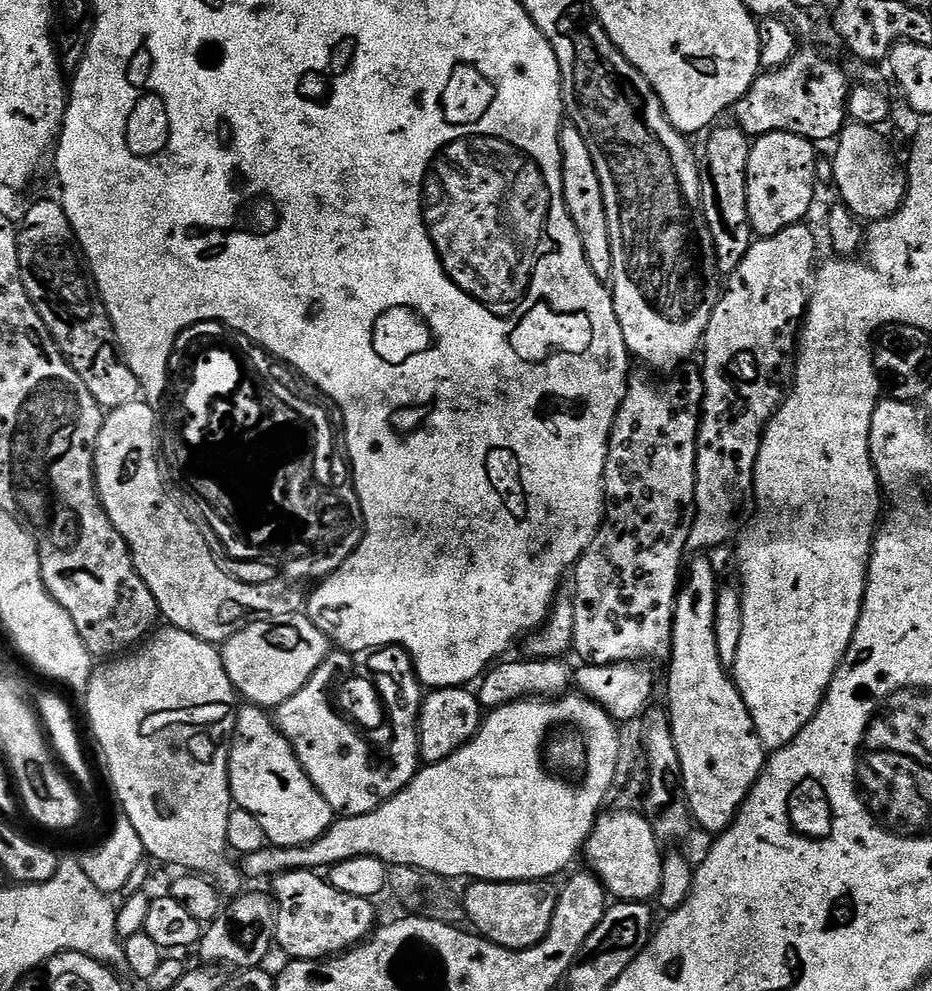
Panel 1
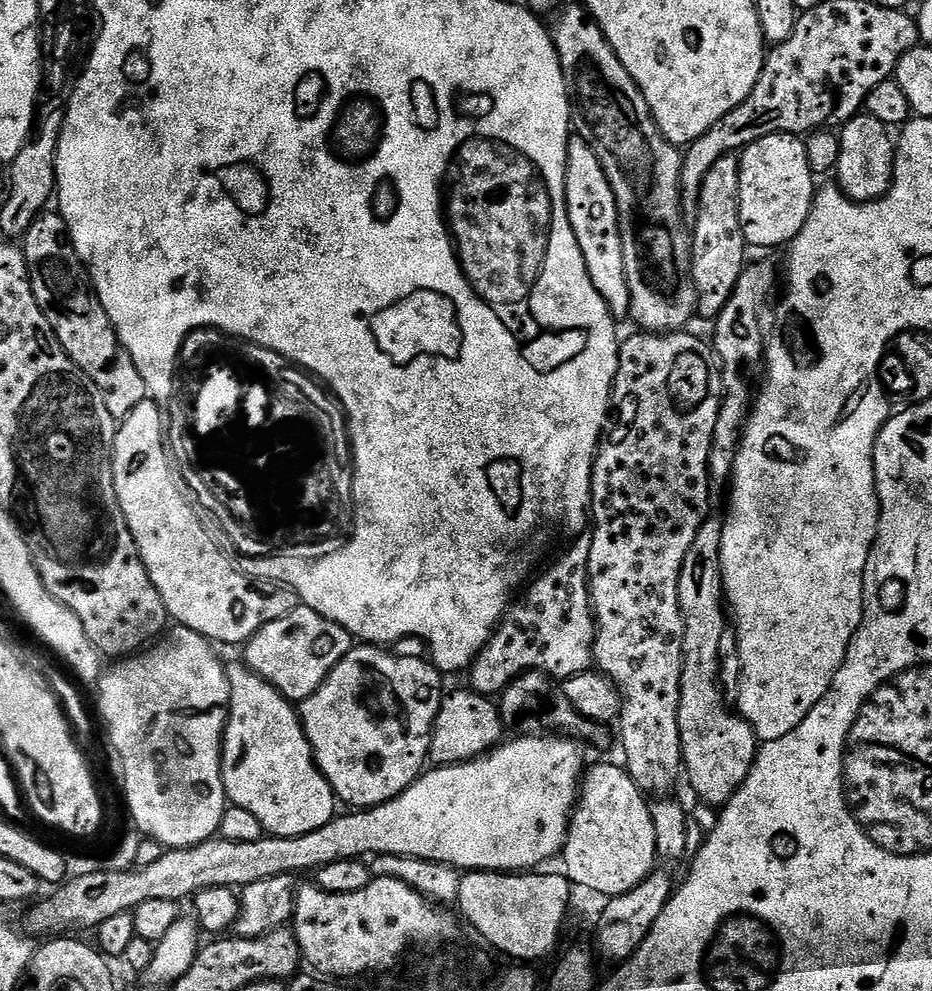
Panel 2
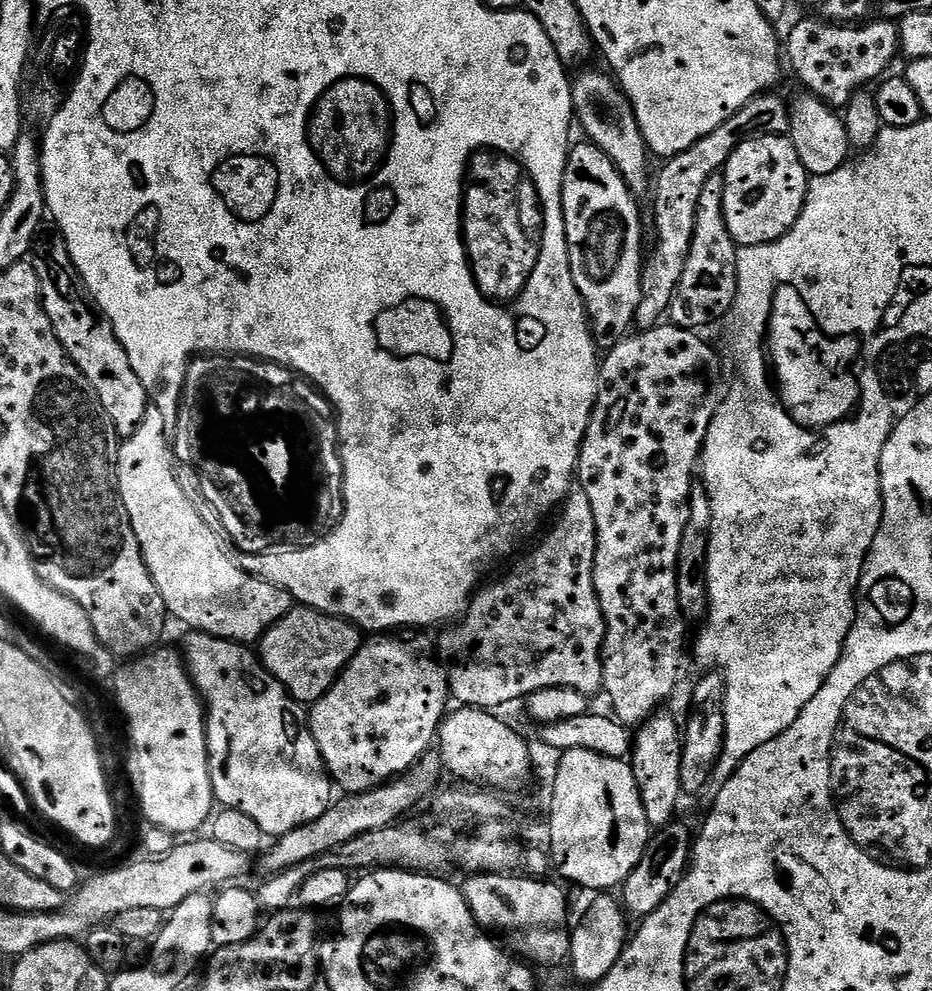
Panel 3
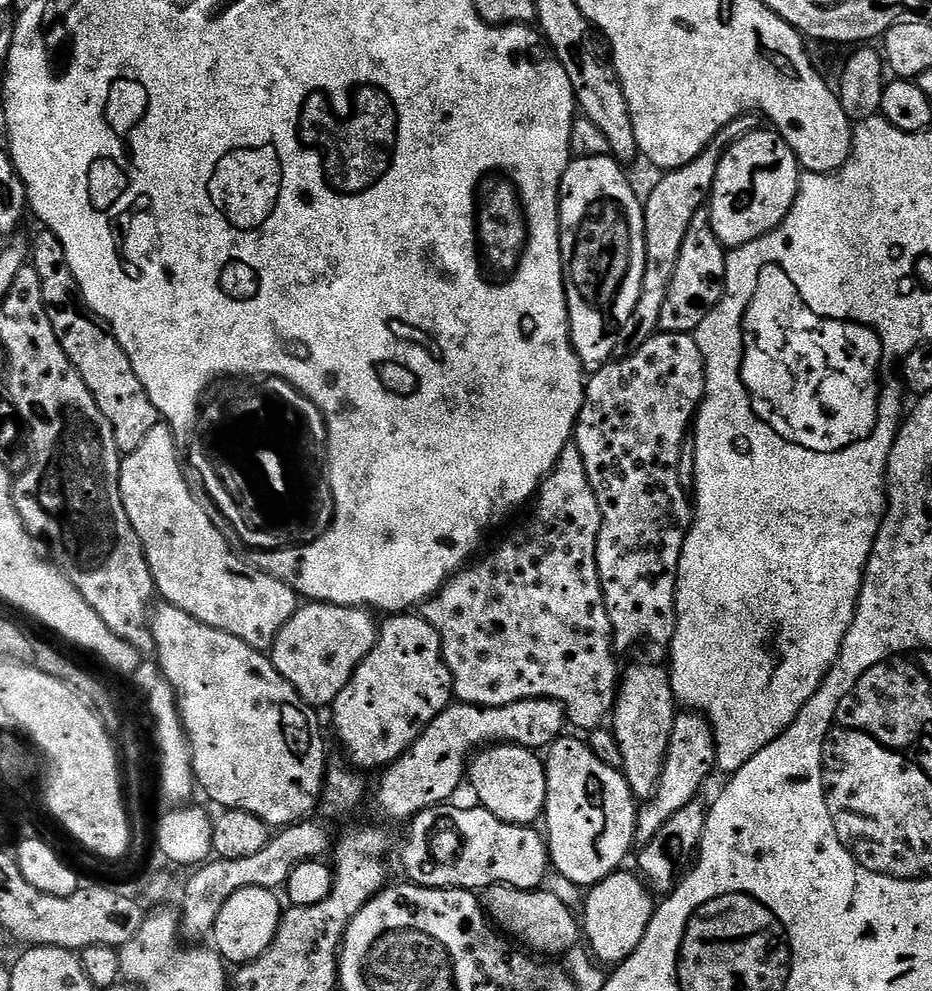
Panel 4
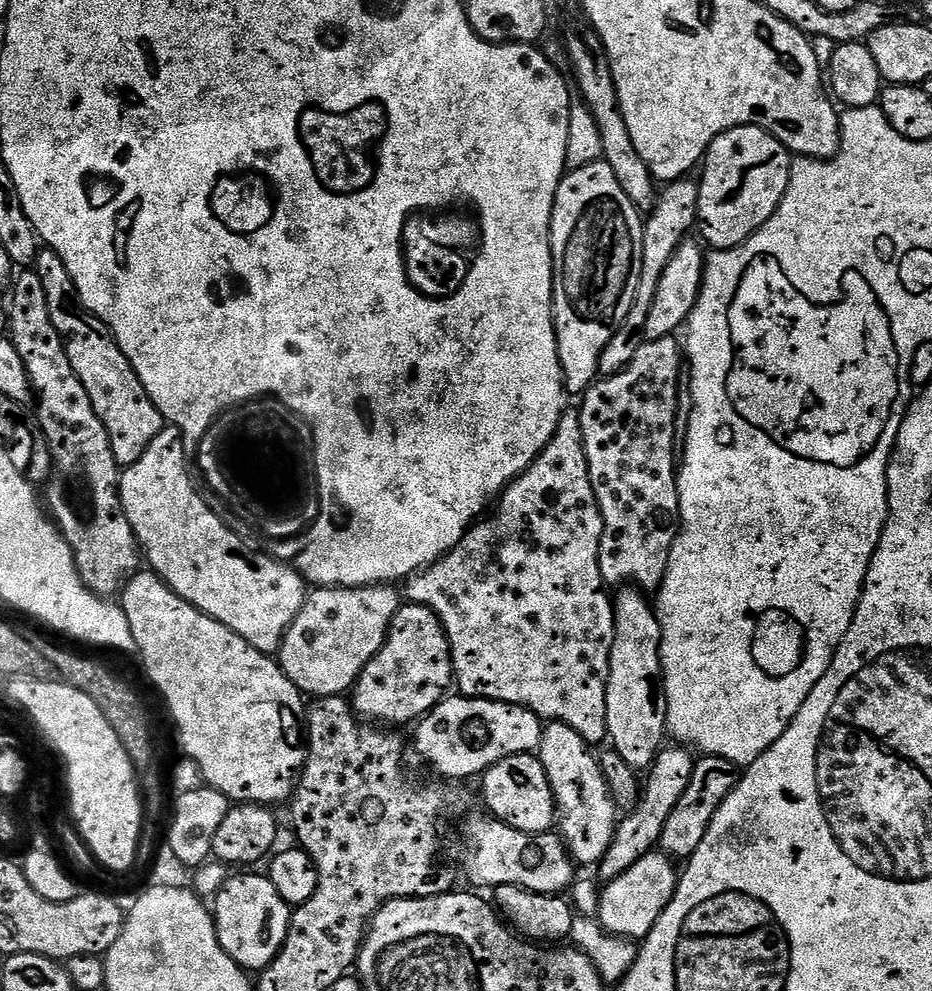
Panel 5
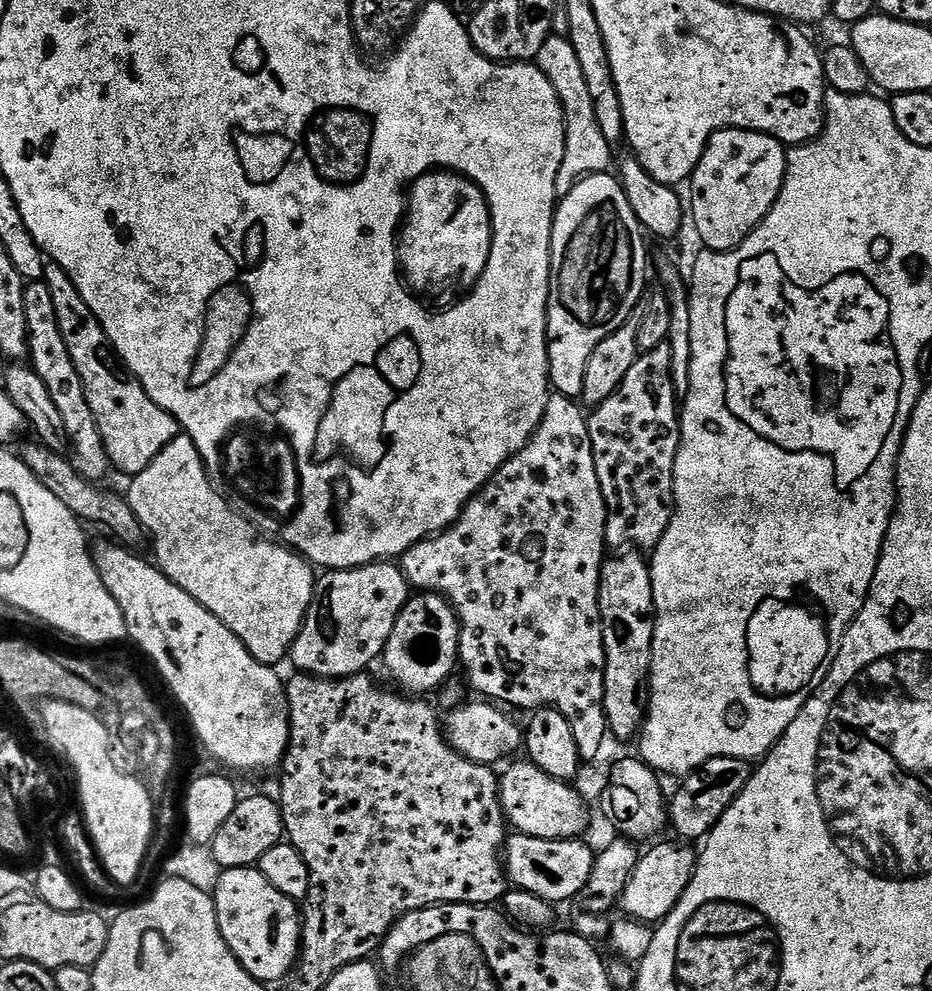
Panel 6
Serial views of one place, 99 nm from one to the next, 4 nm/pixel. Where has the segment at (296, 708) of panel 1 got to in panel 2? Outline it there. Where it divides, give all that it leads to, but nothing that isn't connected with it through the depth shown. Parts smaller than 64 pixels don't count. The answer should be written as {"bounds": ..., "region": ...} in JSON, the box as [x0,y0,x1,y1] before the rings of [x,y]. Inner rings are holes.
{"bounds":[299,643,446,810],"region":[[[361,643],[353,646],[342,662],[328,672],[322,686],[310,698],[299,701],[300,723],[312,747],[312,756],[341,805],[349,804],[347,807],[352,810],[377,808],[420,779],[423,764],[428,760],[432,724],[446,692],[440,679],[440,669],[427,659],[396,656],[387,647]]]}

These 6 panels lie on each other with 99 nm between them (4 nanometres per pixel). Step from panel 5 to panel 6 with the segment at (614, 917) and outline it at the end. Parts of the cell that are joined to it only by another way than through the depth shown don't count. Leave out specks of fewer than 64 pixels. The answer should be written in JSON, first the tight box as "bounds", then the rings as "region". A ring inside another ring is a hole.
{"bounds":[622,843,698,922],"region":[[[653,843],[651,845],[653,848],[641,855],[630,882],[626,882],[622,901],[623,915],[645,922],[659,922],[670,914],[670,910],[674,910],[674,906],[678,902],[678,898],[682,898],[686,886],[690,886],[690,878],[694,874],[698,859],[697,849],[691,843],[676,843],[680,844]]]}

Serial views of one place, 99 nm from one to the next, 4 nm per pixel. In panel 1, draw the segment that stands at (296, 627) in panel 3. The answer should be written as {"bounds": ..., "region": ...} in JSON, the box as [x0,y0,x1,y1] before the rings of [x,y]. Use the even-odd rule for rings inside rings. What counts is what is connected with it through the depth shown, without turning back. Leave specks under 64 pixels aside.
{"bounds":[224,614,330,710],"region":[[[308,614],[254,622],[224,641],[224,669],[237,693],[243,699],[245,696],[249,705],[275,710],[310,682],[318,666],[330,655],[328,644],[329,633],[319,628]]]}

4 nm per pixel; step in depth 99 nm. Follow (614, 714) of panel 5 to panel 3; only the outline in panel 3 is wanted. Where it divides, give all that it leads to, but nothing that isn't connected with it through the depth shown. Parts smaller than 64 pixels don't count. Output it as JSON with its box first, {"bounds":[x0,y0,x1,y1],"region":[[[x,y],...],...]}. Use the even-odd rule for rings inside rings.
{"bounds":[630,710,682,830],"region":[[[668,710],[656,711],[649,720],[644,721],[634,732],[634,743],[630,753],[630,763],[632,773],[636,779],[636,785],[640,788],[640,797],[642,798],[642,806],[646,810],[646,818],[649,825],[653,829],[659,830],[673,823],[676,807],[680,804],[680,796],[682,797],[682,785],[680,775],[682,774],[682,724],[676,721],[670,713],[664,712]]]}

